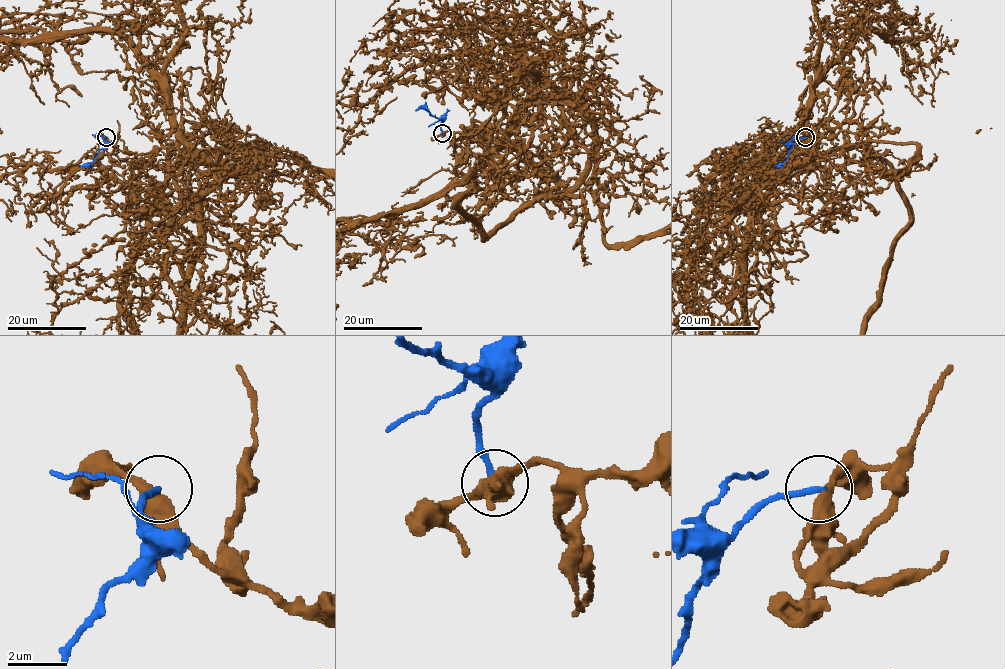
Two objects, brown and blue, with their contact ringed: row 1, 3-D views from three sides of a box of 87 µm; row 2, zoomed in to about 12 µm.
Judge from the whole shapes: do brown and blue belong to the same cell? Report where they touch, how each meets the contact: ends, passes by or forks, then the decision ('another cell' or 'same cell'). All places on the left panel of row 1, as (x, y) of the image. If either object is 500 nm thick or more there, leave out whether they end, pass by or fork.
at (106, 137); brown passes by; blue ends there; another cell

